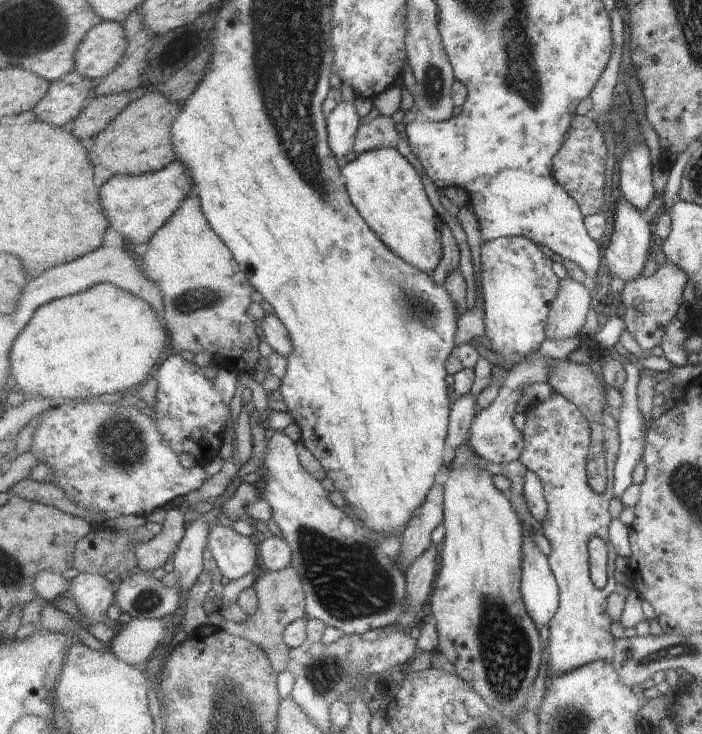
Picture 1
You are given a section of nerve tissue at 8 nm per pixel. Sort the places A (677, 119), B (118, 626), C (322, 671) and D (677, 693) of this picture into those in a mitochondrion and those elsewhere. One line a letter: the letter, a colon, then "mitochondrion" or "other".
A: mitochondrion
B: other
C: mitochondrion
D: other

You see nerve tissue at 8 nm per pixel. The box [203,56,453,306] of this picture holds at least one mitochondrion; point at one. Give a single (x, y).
(433, 92)

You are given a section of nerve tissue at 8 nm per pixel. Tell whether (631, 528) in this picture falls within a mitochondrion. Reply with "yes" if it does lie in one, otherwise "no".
no

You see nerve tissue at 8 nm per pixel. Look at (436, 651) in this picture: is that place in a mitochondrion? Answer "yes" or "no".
no

